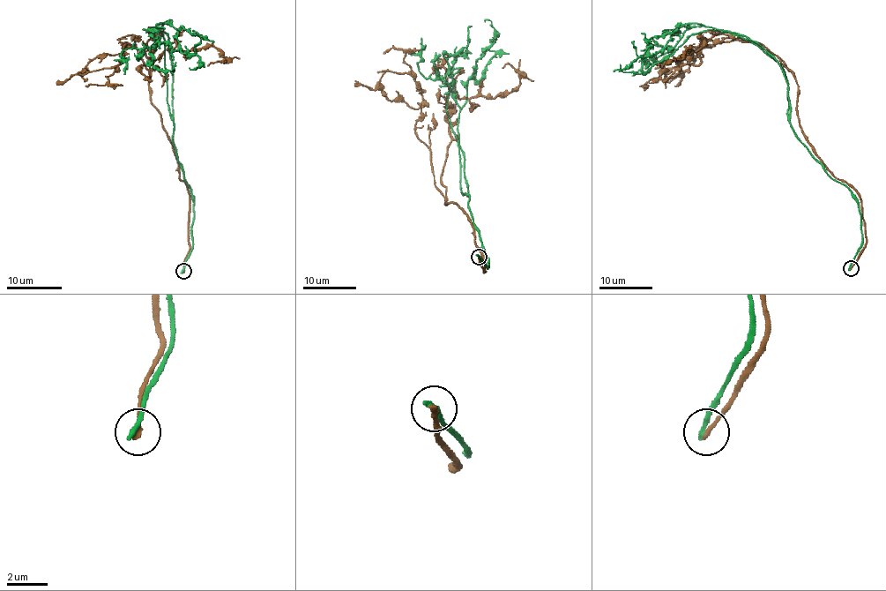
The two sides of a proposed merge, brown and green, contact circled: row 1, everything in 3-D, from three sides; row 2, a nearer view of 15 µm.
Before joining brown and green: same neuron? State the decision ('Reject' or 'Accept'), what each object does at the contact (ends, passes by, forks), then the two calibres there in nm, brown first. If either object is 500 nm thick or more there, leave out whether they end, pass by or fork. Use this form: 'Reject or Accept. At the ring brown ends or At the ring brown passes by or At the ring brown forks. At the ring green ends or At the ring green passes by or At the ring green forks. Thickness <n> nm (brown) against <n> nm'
Reject. At the ring brown ends. At the ring green ends. Thickness 240 nm (brown) against 260 nm

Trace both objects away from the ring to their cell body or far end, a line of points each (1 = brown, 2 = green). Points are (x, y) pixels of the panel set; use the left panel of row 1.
1: (183, 272), (188, 186), (151, 101), (145, 44), (152, 32), (149, 62), (212, 47), (225, 59), (207, 66)
2: (182, 272), (193, 201), (173, 136), (163, 24), (171, 20), (180, 49), (198, 57), (189, 69)

